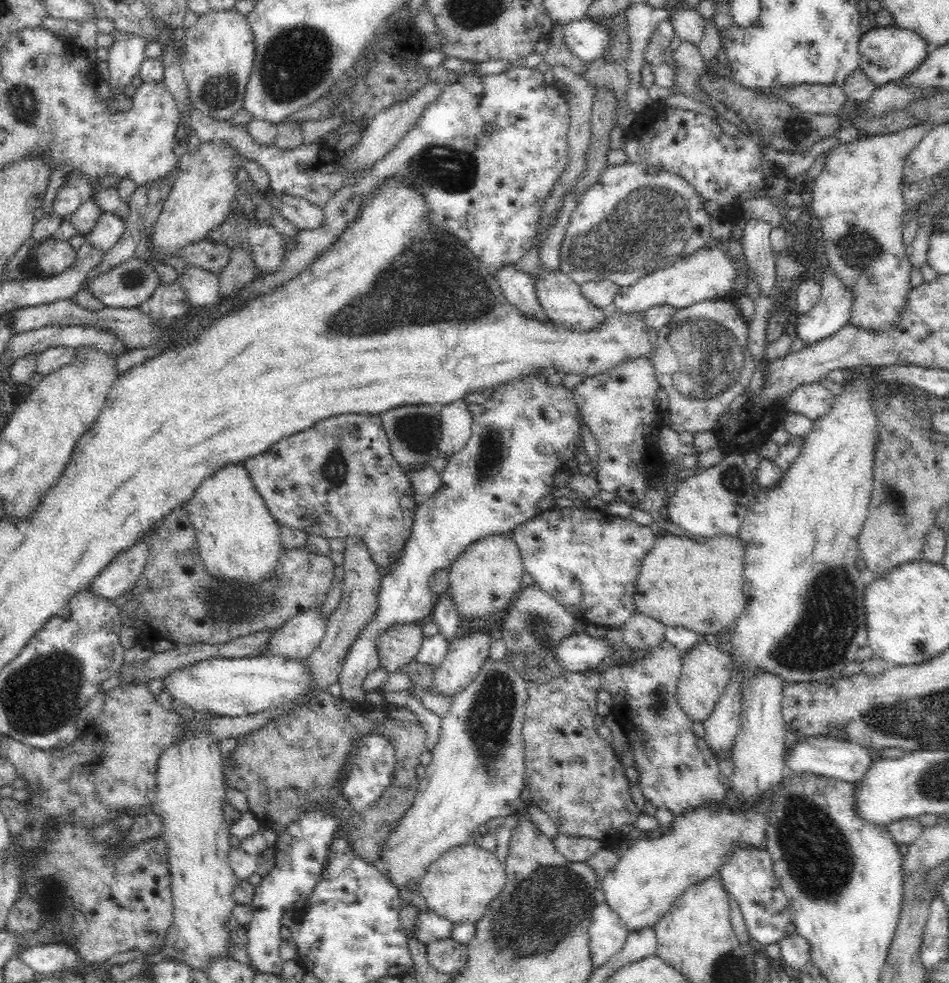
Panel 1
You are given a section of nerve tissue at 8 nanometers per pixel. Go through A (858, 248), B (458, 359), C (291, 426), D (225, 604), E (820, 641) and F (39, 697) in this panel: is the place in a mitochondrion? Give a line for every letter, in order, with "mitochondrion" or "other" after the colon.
A: mitochondrion
B: other
C: other
D: mitochondrion
E: mitochondrion
F: mitochondrion

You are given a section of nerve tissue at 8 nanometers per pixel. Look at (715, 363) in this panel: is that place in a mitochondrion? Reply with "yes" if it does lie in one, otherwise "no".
yes

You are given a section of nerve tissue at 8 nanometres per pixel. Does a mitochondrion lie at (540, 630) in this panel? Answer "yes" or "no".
yes

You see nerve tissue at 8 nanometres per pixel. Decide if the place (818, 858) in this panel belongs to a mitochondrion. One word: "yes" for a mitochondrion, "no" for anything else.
yes

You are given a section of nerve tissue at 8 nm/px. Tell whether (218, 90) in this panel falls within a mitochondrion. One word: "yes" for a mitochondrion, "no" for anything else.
yes

